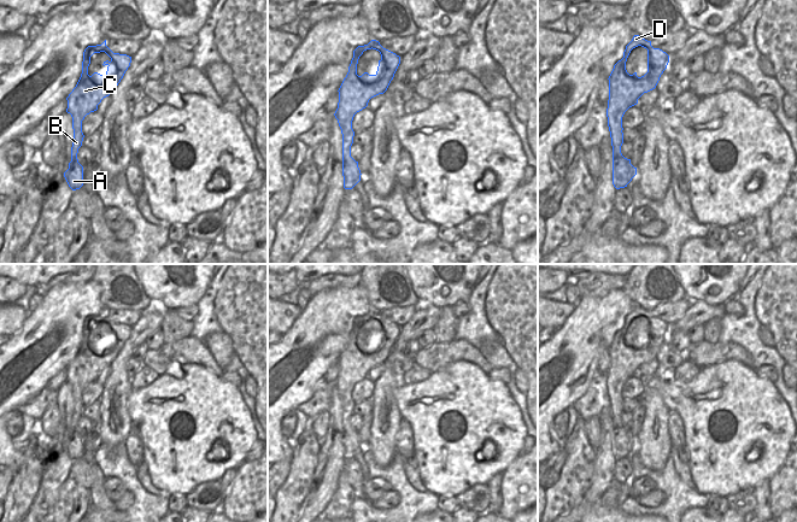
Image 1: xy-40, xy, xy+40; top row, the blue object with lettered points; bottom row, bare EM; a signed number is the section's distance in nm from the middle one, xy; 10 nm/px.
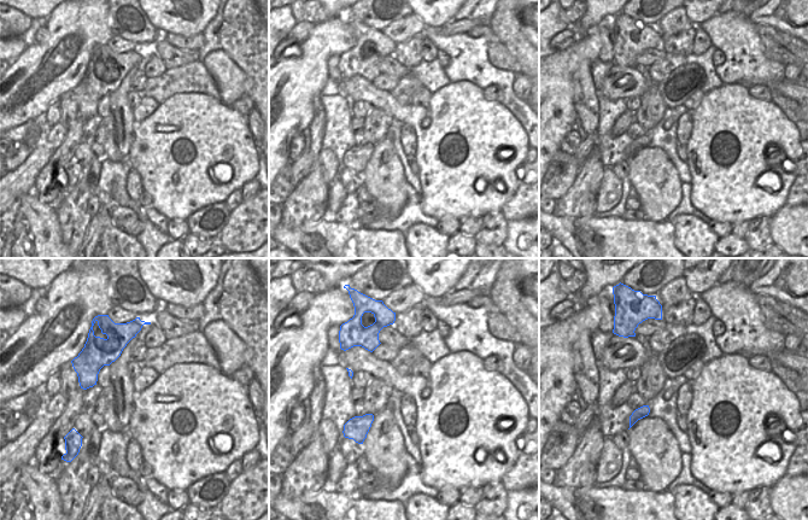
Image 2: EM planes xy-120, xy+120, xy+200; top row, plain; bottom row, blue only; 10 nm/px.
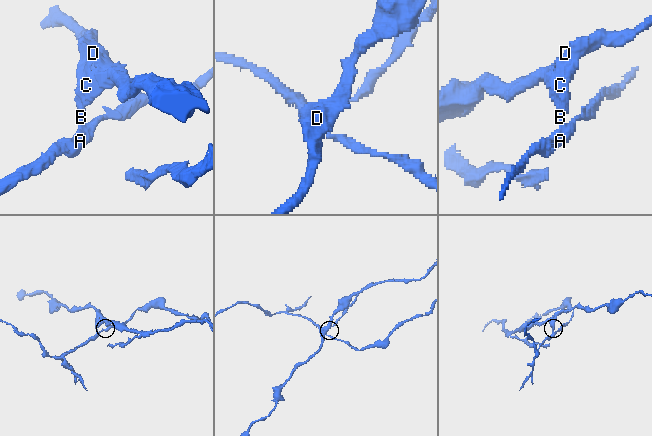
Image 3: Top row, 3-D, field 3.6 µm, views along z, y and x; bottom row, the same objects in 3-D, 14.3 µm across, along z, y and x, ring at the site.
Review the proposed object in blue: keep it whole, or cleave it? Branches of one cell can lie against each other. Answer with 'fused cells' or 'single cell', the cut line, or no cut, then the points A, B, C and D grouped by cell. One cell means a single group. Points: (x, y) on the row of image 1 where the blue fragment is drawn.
fused cells; cut xy (350, 156), (344, 159), (343, 166); groups A / B C D

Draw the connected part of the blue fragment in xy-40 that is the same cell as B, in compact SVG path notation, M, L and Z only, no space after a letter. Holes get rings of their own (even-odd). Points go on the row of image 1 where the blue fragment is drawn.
M106 40L101 45L88 46L83 52L82 74L72 92L66 98L66 112L72 117L74 141L71 147L71 162L77 158L78 148L82 146L83 133L82 121L87 115L98 110L101 100L109 96L123 78L130 66L131 57L113 53L107 46ZM105 52L111 60L104 61L107 66L105 75L94 72L88 75L90 57L94 53Z

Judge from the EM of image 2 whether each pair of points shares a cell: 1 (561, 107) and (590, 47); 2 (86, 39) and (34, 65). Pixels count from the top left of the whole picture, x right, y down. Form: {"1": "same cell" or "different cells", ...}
{"1": "same cell", "2": "same cell"}

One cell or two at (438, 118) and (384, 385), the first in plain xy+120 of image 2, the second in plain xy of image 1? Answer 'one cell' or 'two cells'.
two cells

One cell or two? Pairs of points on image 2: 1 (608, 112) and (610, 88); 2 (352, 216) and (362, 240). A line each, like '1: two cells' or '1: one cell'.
1: two cells
2: two cells

